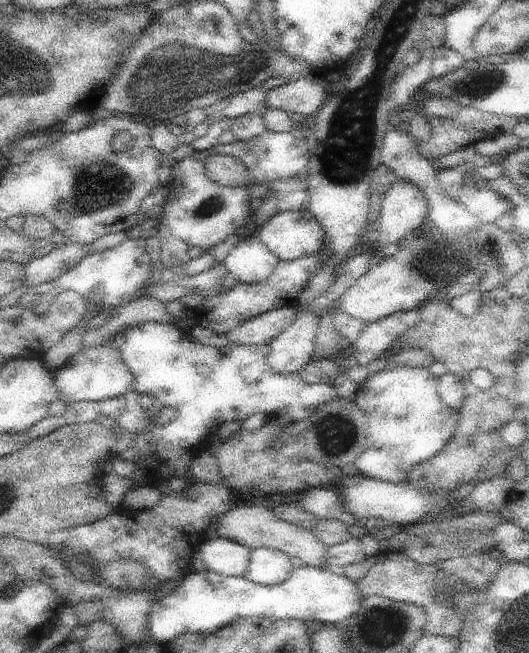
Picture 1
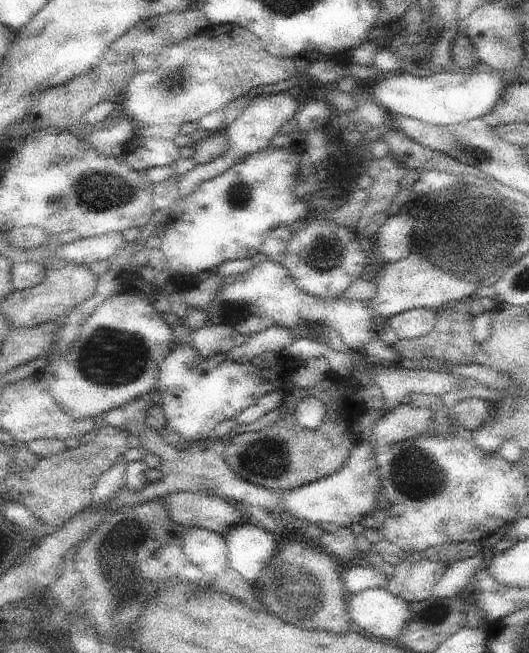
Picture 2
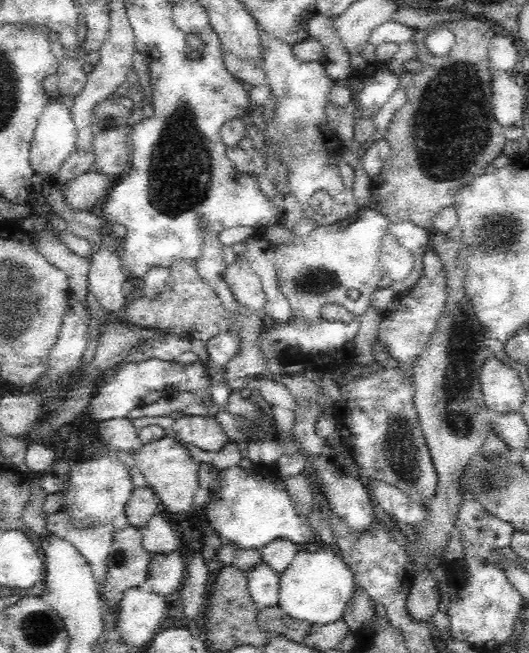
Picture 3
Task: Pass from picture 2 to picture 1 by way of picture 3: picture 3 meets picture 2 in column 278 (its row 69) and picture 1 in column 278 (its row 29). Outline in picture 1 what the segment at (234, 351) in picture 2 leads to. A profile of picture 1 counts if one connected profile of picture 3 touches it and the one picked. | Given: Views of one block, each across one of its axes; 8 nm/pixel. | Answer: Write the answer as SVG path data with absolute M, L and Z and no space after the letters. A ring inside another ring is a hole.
M283 306L256 316L226 334L228 340L240 345L271 344L296 320L294 306Z

